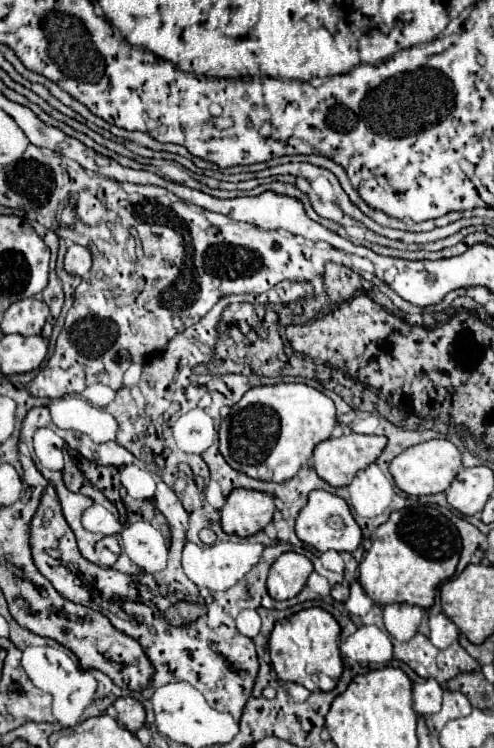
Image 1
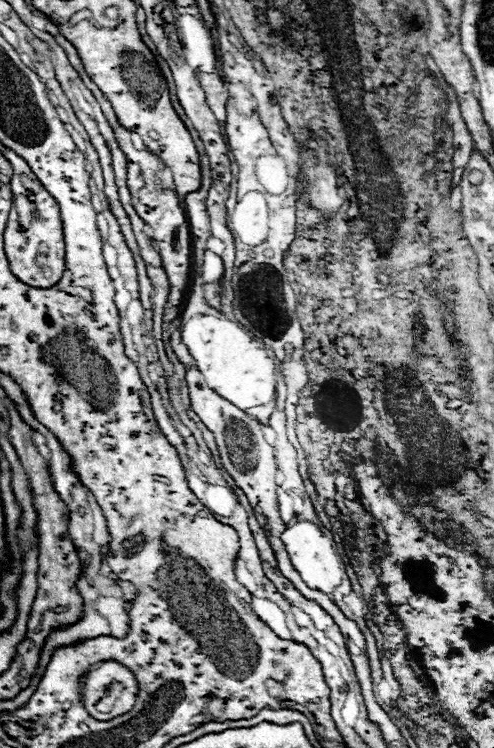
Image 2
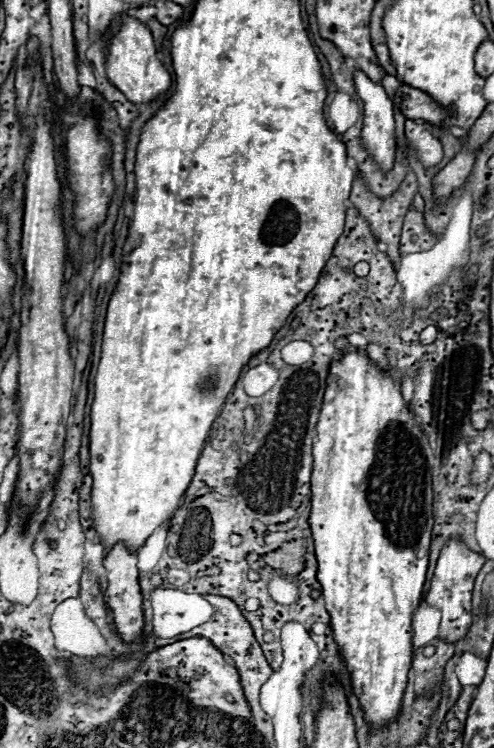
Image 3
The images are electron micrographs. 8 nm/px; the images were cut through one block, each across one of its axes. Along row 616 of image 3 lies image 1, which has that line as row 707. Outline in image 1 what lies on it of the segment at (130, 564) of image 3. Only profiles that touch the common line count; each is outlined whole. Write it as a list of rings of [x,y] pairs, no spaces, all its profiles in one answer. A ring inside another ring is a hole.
[[[122,698],[122,700],[116,700],[114,702],[114,708],[118,712],[116,716],[116,722],[120,728],[126,728],[128,732],[138,732],[144,722],[146,722],[146,710],[144,706],[134,700],[134,698]]]

